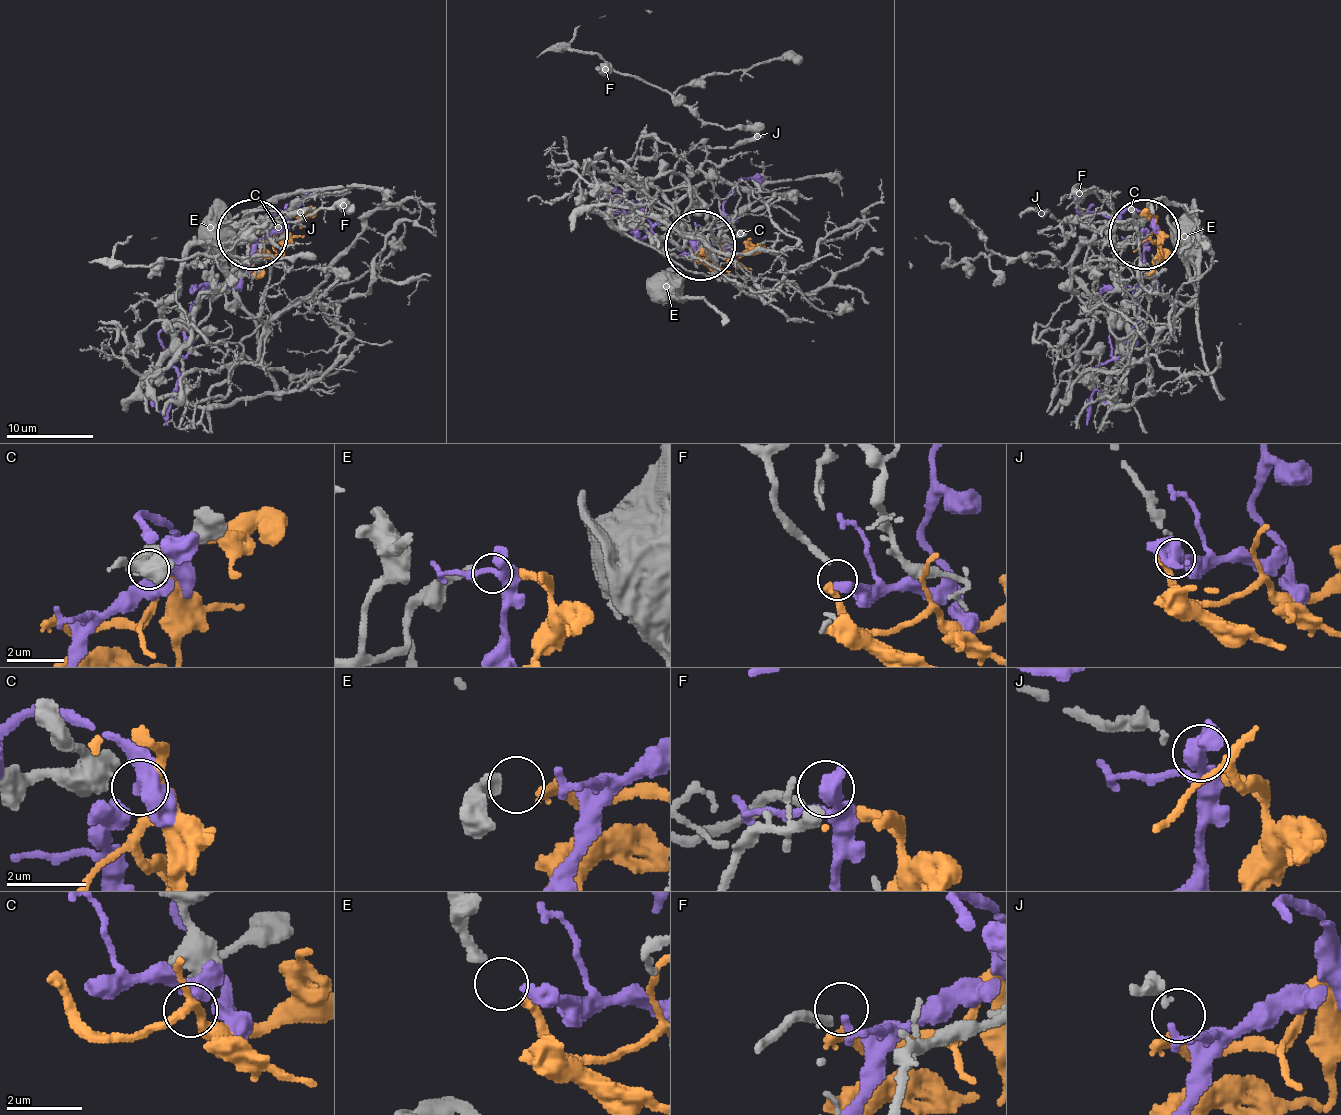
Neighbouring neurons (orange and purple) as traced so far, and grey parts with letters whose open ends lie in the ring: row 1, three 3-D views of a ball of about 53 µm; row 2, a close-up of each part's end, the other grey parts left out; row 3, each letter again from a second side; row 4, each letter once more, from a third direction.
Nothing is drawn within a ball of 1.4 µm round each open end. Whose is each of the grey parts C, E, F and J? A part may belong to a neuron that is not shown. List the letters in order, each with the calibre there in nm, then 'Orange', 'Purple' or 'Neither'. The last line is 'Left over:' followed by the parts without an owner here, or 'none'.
C: Thickness 360 nm. Neither
E: Thickness 320 nm. Orange
F: Thickness 200 nm. Neither
J: Thickness 200 nm. Neither
Left over: C, F, J

